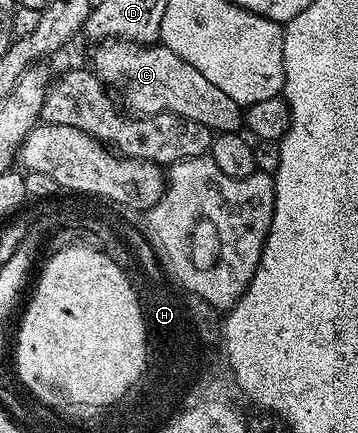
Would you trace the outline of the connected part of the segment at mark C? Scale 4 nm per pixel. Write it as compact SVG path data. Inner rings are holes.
M118 39L99 43L89 62L96 77L113 91L118 104L128 114L152 117L158 113L181 115L186 121L192 121L207 127L212 134L238 133L244 128L243 109L221 87L209 83L197 67L185 63L173 51L161 43L138 46L133 41Z

